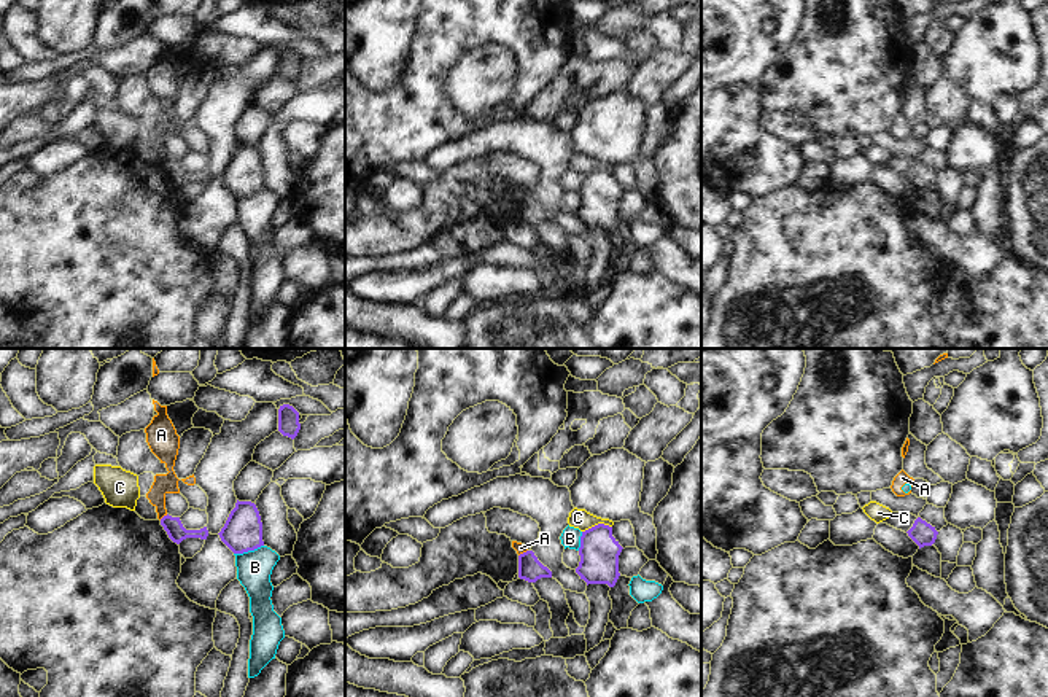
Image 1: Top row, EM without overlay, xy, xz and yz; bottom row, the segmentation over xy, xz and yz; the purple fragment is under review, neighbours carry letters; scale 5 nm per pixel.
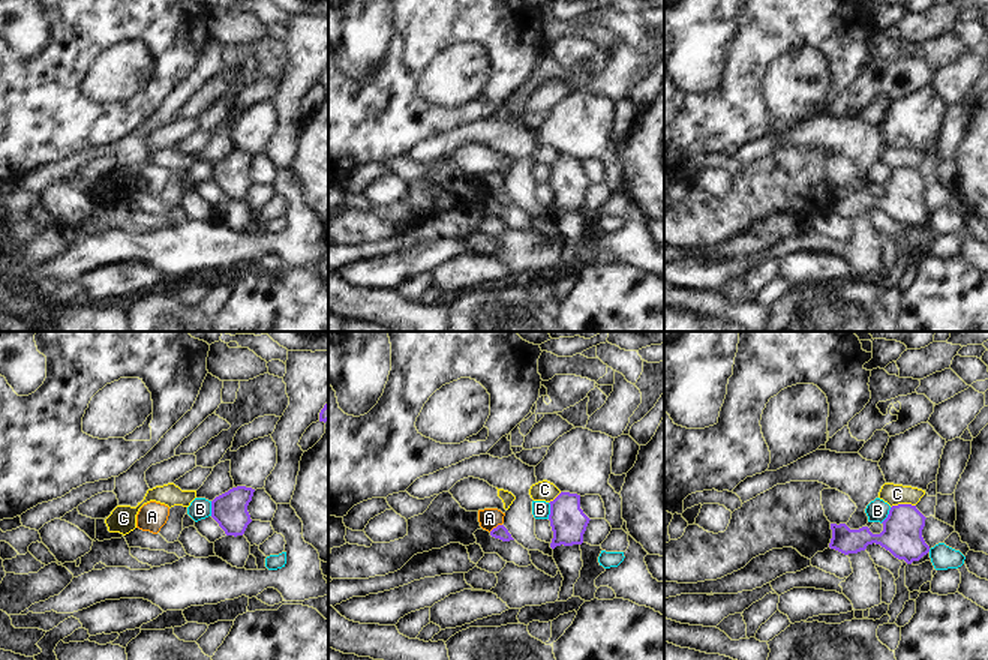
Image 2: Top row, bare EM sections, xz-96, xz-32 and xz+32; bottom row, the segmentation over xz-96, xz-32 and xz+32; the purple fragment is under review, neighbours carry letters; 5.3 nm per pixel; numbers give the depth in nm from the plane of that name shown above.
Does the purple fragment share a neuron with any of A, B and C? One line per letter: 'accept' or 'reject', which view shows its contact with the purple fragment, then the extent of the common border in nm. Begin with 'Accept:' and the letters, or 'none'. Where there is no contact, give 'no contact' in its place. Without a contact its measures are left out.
Accept: none
A: reject; meets purple in xy; contact 50 nm long
B: reject; meets purple in xy; contact 160 nm long
C: reject; meets purple in xz; contact 160 nm long

